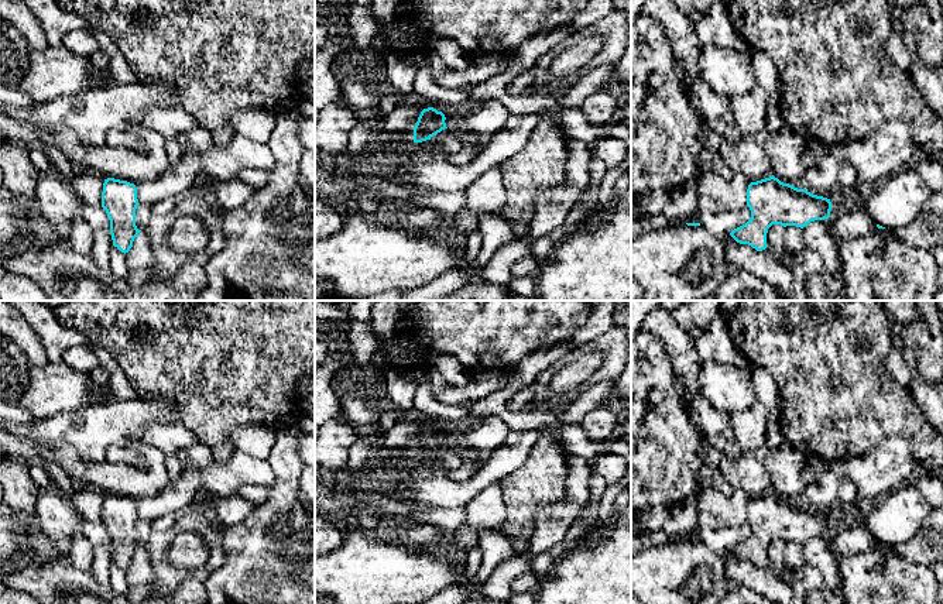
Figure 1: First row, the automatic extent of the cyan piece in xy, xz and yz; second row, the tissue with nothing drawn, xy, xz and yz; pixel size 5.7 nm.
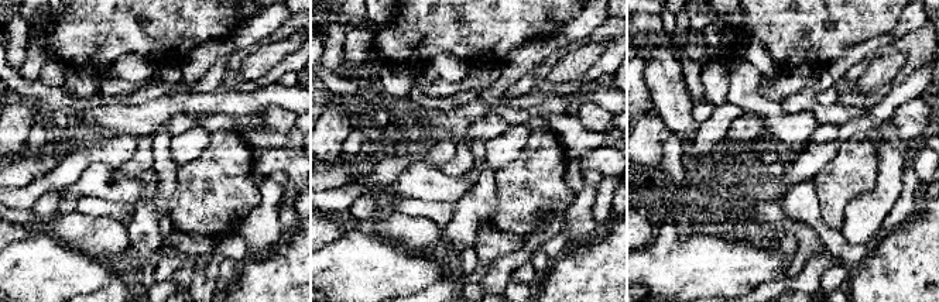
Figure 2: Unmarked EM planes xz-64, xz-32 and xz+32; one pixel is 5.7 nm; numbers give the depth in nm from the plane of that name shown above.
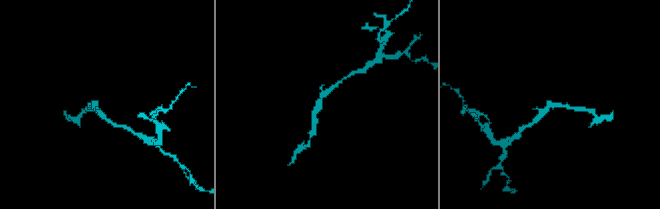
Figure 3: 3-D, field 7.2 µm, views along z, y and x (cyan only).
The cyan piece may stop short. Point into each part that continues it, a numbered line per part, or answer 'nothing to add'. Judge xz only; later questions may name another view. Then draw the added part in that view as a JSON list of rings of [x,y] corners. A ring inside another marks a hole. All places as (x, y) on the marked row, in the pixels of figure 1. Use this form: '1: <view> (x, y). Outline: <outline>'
nothing to add

